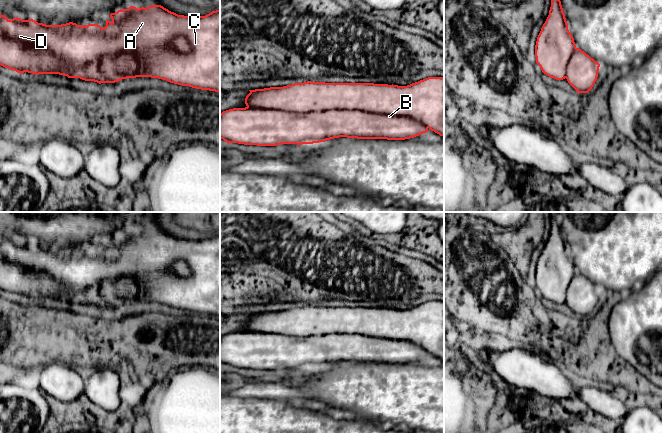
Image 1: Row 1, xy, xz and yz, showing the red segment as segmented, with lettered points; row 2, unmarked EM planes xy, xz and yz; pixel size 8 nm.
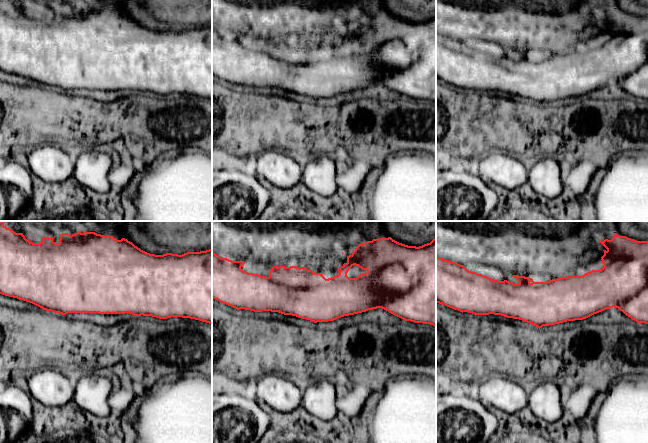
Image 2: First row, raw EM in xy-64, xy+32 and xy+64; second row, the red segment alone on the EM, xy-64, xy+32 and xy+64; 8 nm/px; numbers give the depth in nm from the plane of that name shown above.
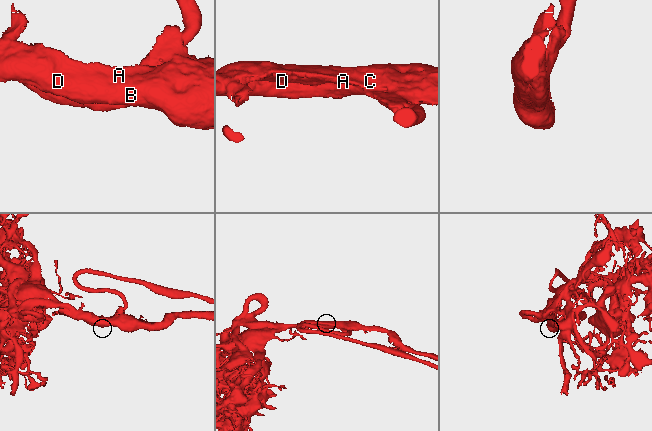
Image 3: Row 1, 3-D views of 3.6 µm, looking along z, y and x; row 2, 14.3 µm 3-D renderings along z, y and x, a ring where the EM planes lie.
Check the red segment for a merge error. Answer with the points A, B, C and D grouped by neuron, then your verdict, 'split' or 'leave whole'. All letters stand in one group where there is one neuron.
A C D / B | split

